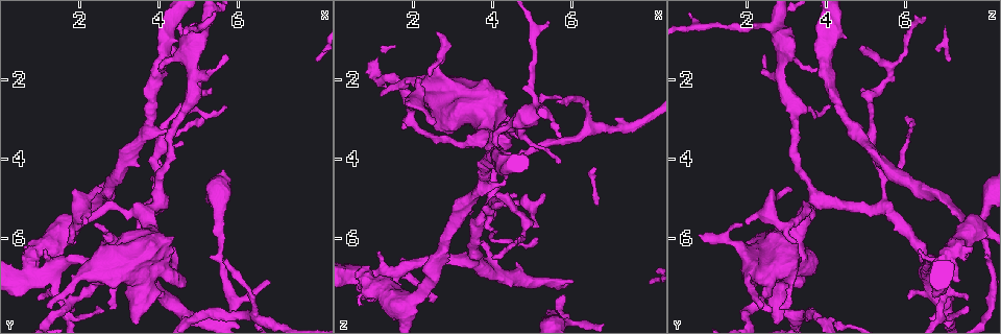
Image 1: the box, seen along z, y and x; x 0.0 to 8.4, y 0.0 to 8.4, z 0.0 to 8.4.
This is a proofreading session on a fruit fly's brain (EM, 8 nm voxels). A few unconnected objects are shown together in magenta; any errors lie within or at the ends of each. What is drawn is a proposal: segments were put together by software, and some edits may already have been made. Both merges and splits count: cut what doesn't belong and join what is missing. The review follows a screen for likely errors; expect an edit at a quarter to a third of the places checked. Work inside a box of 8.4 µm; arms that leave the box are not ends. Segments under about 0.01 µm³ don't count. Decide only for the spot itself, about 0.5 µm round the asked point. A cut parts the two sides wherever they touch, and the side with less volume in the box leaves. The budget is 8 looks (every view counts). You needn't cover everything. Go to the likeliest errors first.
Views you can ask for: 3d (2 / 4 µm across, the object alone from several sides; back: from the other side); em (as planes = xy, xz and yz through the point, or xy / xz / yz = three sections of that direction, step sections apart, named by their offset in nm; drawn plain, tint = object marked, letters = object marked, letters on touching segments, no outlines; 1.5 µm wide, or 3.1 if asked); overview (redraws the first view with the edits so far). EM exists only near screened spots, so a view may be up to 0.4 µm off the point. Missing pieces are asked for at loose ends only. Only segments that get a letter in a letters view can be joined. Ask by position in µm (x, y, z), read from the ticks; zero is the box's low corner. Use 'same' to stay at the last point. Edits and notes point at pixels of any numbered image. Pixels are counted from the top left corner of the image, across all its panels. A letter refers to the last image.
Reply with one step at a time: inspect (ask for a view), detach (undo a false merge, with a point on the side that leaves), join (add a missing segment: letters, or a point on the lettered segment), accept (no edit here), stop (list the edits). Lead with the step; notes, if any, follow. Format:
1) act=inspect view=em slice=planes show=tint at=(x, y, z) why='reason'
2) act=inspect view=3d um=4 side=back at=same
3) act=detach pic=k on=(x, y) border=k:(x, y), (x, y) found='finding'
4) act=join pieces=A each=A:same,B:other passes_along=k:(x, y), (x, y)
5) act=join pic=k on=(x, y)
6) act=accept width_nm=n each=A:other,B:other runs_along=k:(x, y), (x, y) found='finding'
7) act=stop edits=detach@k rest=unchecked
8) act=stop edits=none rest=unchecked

act=inspect view=em slice=planes show=plain at=(2.40, 5.65, 1.85) why='free end'

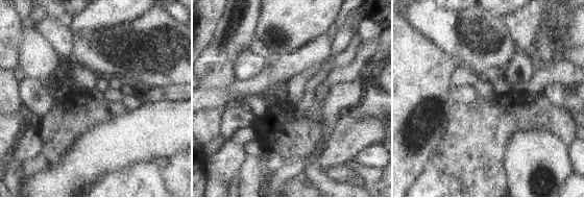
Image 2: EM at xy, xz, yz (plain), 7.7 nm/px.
act=inspect view=em slice=planes show=letters at=same why='what lies round it'

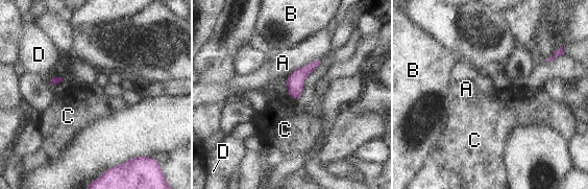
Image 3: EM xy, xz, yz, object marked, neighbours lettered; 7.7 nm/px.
act=accept each=A:other,B:other,C:other,D:other border=3:(287, 92), (294, 100) found='no lettered segment goes on from it'

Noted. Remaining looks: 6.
act=inspect view=3d um=4 at=(0.85, 6.35, 7.35) why='calibre changes'

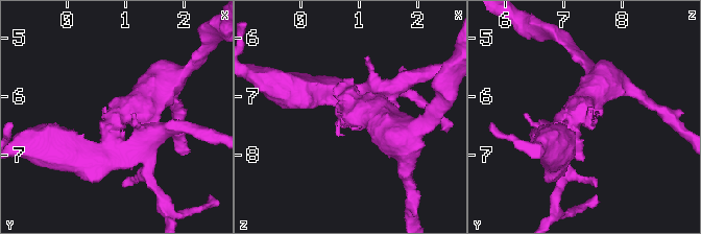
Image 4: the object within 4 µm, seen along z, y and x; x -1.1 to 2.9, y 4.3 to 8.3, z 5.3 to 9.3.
act=inspect view=em slice=planes show=letters at=(0.85, 6.35, 7.35)

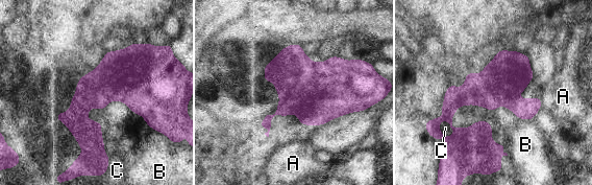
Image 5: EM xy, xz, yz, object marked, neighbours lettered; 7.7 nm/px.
act=detach pic=5 on=(309, 87) each=A:other,B:other,C:other border=5:(274, 59), (312, 61) found='two neurons meet here'

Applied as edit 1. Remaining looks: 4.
act=inspect view=overview

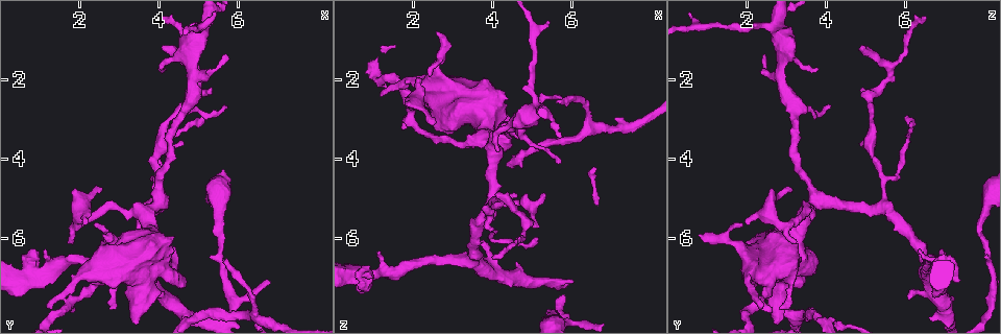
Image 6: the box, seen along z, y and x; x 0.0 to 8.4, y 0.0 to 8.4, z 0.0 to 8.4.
act=inspect view=3d um=4 at=(5.65, 6.50, 2.60) why='free end'

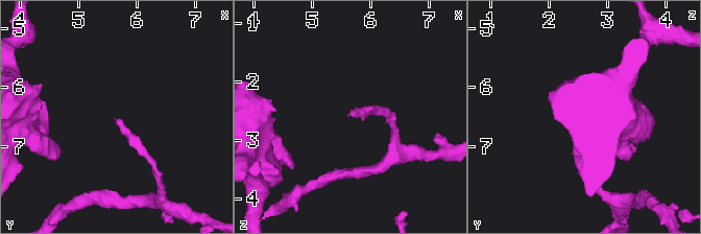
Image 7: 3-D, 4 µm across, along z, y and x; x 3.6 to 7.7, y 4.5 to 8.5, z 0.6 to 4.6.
act=inspect view=em slice=planes show=letters at=(5.65, 6.50, 2.60) why='shape alone is not enough'

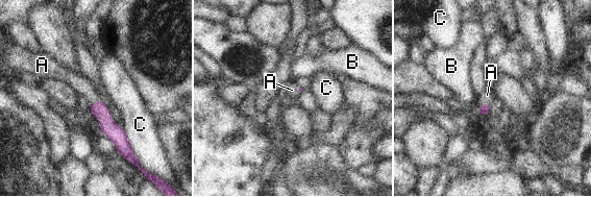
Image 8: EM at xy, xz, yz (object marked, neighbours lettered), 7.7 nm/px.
act=join pieces=A each=A:same,B:other,C:other passes_along=8:(484, 109), (485, 103), (487, 95) found='it goes on there'

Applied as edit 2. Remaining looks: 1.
act=stop edits=detach@5,join@8 rest=unchecked

